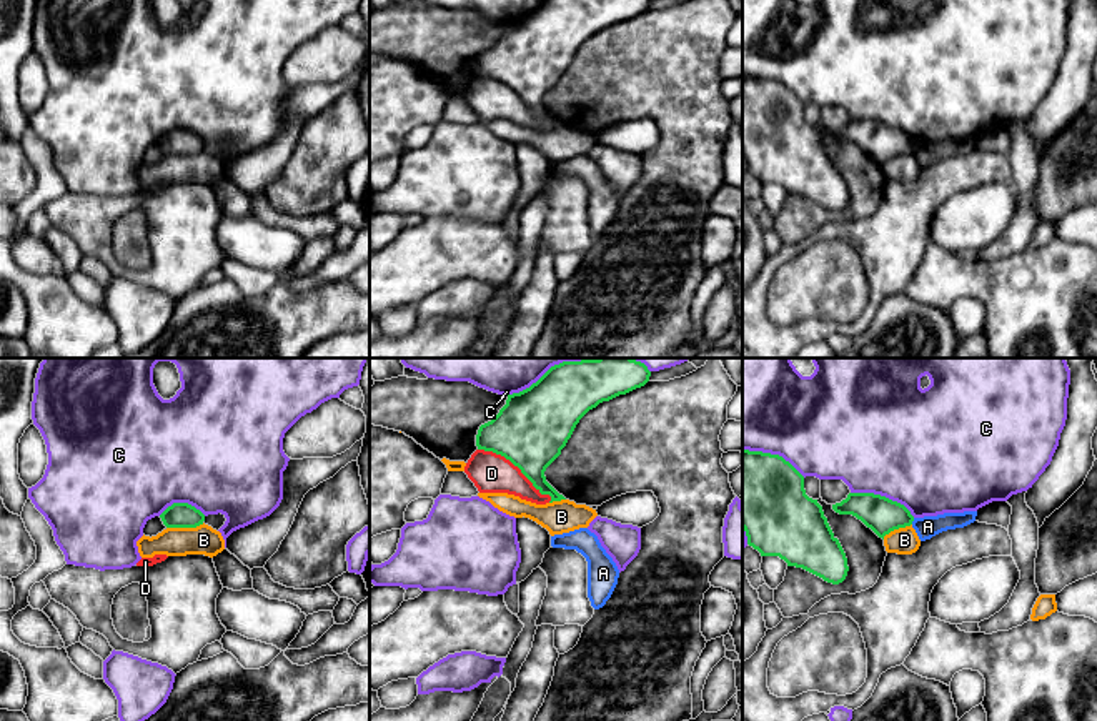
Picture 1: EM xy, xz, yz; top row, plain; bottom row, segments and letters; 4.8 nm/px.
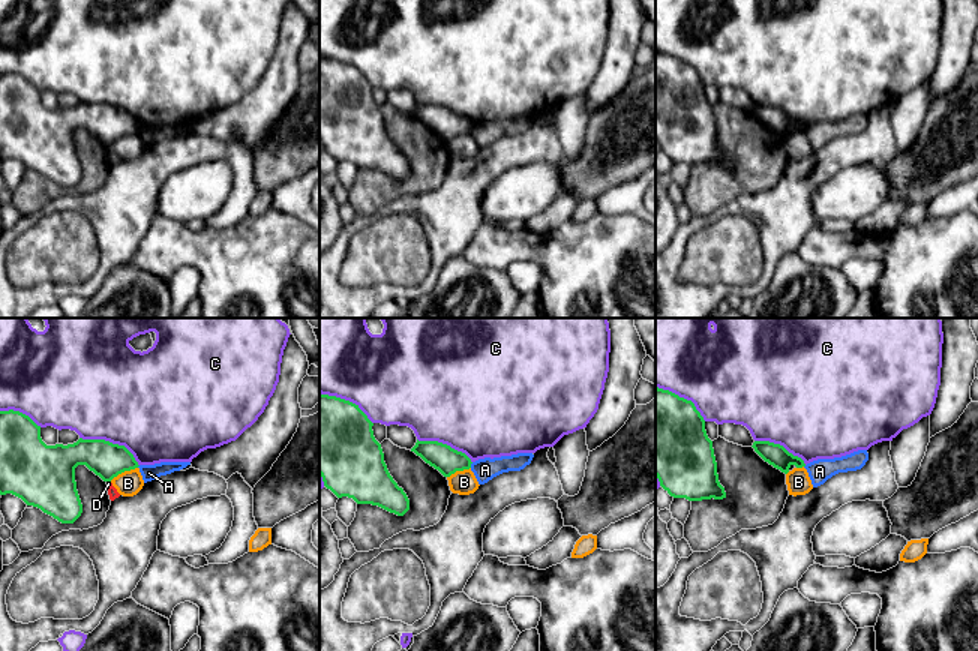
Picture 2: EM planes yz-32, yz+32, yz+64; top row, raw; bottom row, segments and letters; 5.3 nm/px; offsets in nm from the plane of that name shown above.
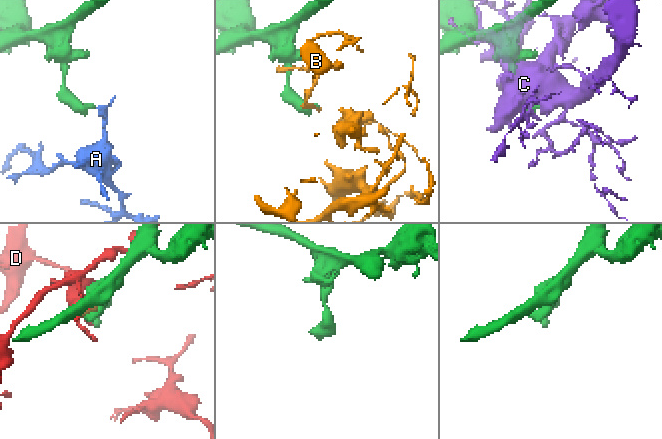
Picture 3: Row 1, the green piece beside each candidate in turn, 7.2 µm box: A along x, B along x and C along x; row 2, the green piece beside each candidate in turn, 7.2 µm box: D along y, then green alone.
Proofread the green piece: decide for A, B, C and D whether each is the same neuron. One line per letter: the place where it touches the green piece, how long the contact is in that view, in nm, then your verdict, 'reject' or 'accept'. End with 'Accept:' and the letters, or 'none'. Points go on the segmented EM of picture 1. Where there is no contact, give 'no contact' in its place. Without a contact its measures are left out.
A: yz (913, 520) | 40 nm | reject
B: xy (185, 527) | 190 nm | reject
C: yz (883, 497) | 340 nm | reject
D: xz (516, 465) | 440 nm | reject
Accept: none

